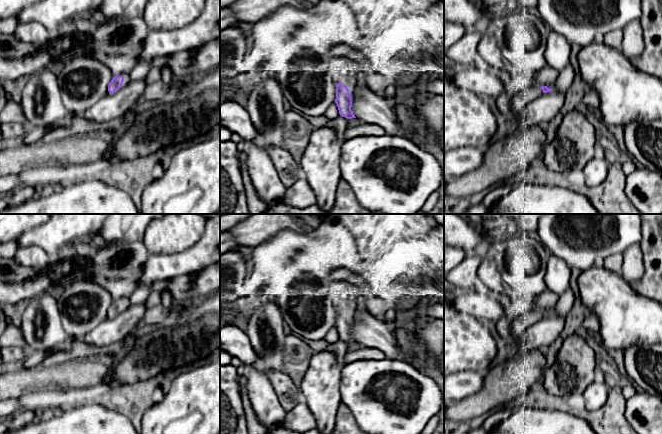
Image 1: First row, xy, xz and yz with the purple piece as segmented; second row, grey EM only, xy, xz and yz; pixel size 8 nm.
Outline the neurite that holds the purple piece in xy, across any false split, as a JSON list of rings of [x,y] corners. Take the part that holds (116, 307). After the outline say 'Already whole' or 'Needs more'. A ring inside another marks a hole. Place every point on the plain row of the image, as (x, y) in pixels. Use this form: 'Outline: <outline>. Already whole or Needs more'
Outline: [[[115,300],[109,307],[108,311],[109,317],[115,317],[116,315],[118,315],[123,308],[124,302],[125,301],[123,300]]]. Already whole

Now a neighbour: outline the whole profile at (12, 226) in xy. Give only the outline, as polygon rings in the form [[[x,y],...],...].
[[[0,214],[0,244],[17,240],[24,232],[48,221],[50,214]]]

